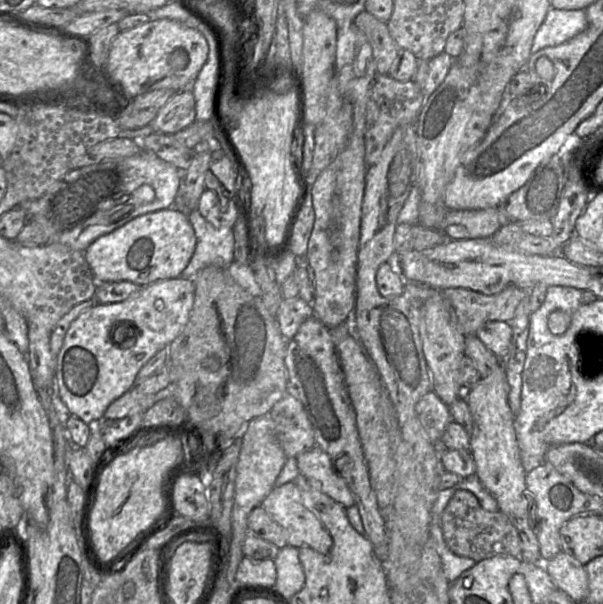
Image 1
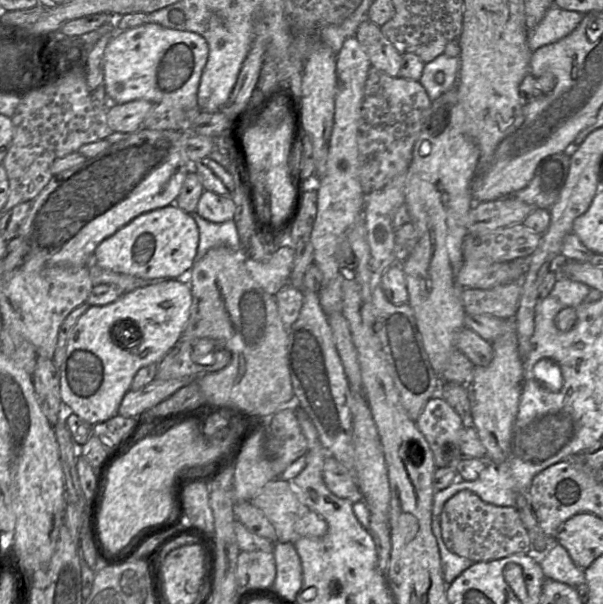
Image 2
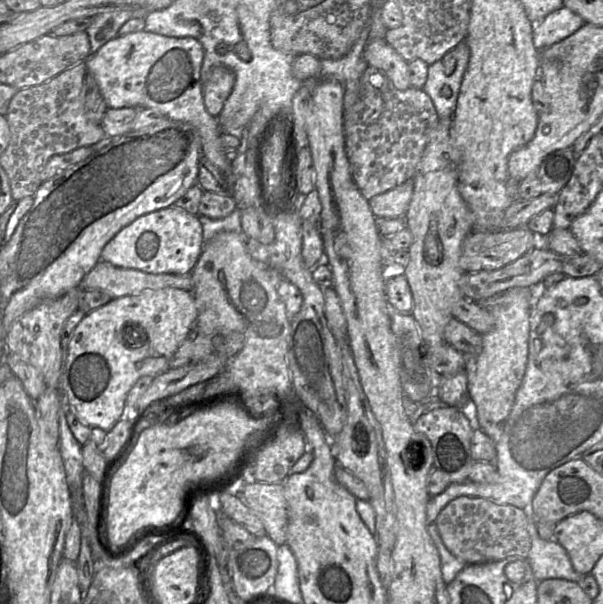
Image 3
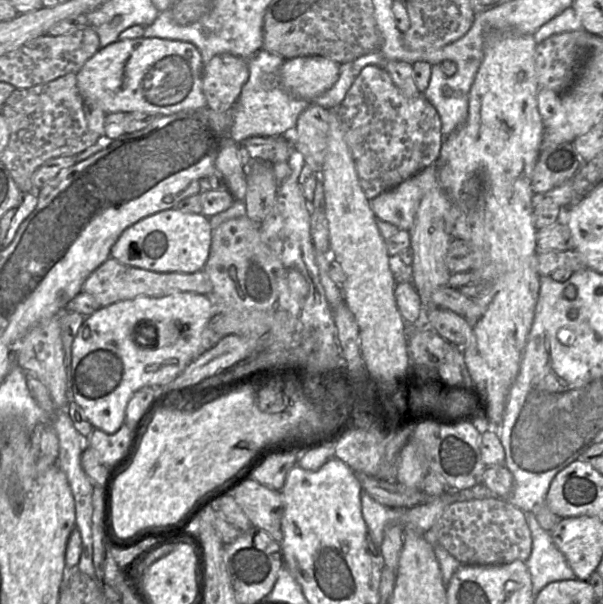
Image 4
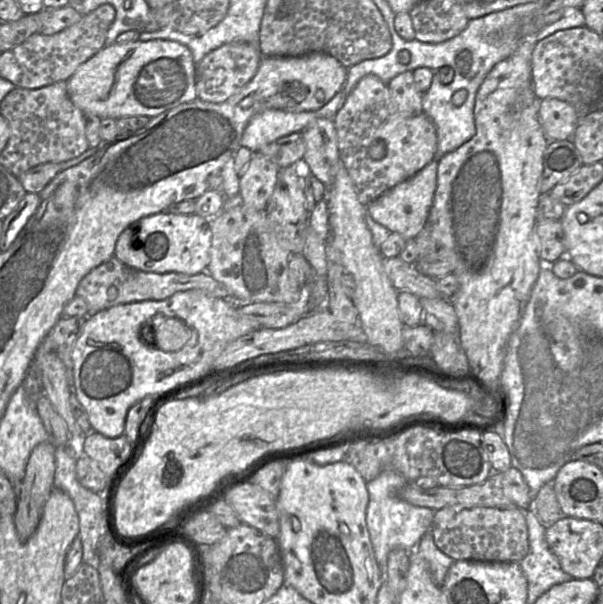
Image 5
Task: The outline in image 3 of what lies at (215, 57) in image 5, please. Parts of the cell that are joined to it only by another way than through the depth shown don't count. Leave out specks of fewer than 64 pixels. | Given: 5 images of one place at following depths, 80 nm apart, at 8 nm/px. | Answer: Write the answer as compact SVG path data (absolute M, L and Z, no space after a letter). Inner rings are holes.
M226 66L214 67L203 84L203 101L209 114L217 117L235 83L234 72Z

